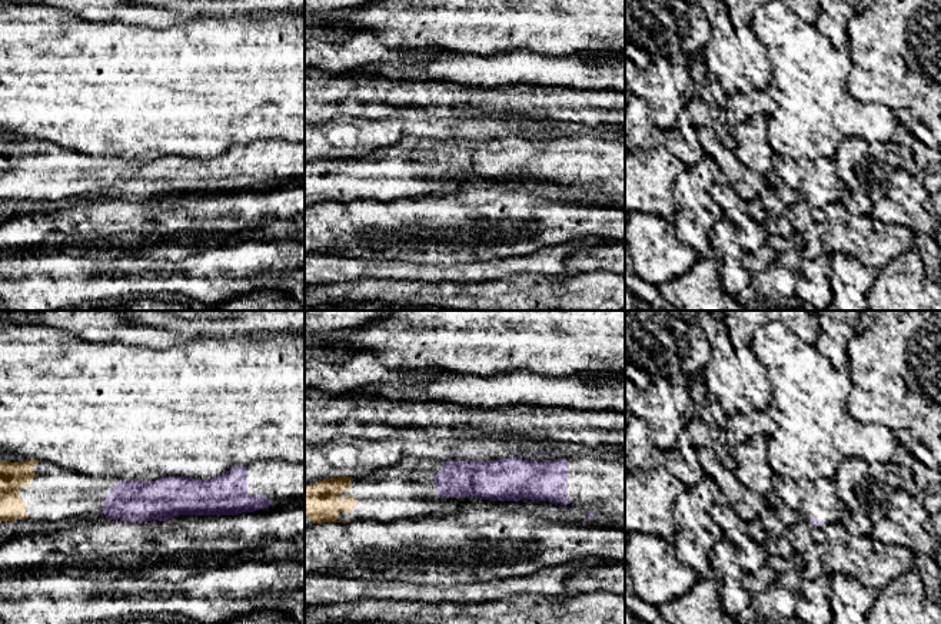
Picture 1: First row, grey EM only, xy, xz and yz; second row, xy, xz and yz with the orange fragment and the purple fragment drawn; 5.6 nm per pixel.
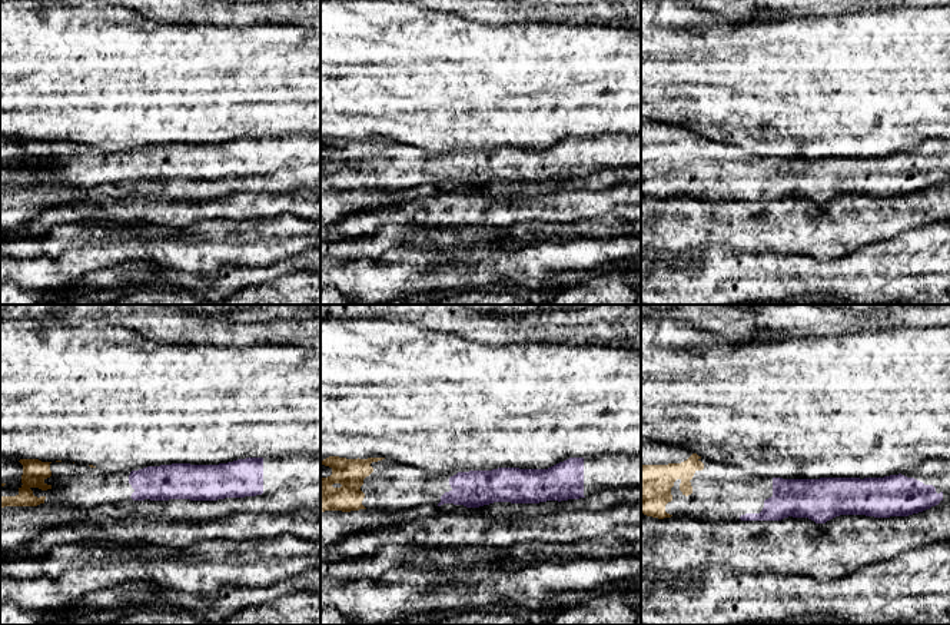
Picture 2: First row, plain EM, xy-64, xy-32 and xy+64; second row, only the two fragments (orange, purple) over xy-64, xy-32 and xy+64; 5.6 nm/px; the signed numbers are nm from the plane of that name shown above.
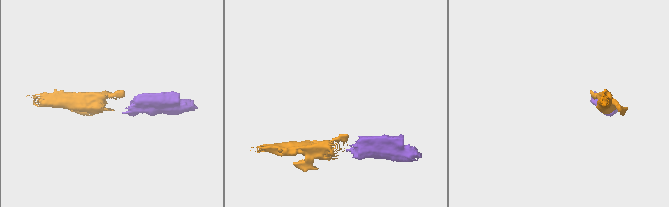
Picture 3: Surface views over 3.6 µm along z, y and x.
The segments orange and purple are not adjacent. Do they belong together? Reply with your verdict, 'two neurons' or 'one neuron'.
one neuron

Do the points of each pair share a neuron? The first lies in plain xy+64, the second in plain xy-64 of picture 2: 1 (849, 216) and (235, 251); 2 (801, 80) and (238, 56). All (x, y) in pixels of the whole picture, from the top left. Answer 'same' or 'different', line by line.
1: different
2: same

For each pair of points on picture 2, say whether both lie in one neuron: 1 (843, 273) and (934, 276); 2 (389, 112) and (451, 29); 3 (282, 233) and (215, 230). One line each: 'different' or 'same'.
1: same
2: same
3: same

